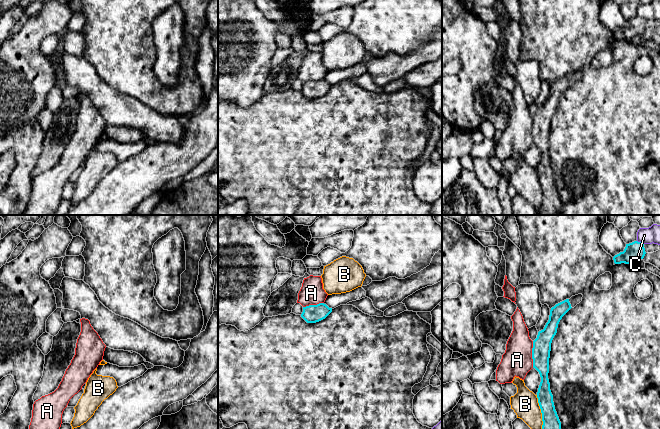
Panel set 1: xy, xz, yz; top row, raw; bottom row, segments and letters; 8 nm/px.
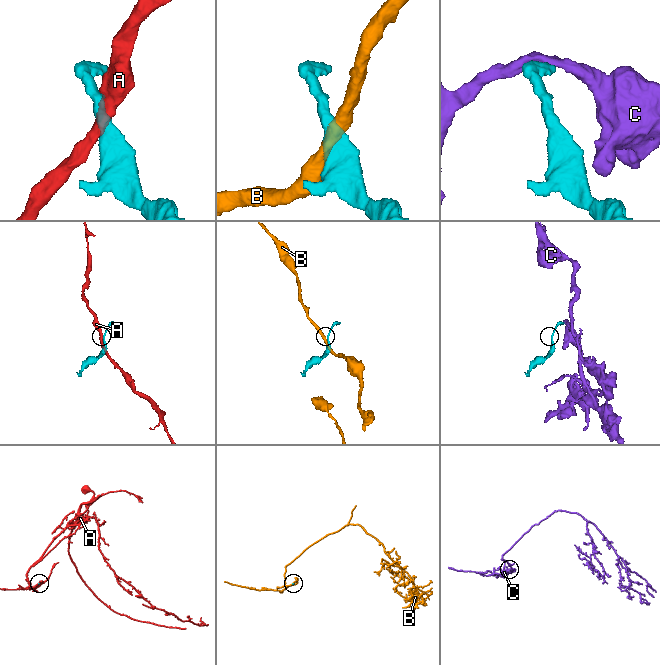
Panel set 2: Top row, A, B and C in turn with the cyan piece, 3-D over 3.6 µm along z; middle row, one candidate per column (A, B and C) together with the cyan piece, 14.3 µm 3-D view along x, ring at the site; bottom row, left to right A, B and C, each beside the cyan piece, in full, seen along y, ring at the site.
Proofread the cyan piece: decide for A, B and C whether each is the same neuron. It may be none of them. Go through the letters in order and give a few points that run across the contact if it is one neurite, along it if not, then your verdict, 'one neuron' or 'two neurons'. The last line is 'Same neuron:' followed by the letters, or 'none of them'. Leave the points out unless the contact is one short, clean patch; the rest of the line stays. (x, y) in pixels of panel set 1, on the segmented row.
A: line yz (533, 341), (532, 367); two neurons
B: two neurons
C: line yz (637, 240), (643, 244); two neurons
Same neuron: none of them

